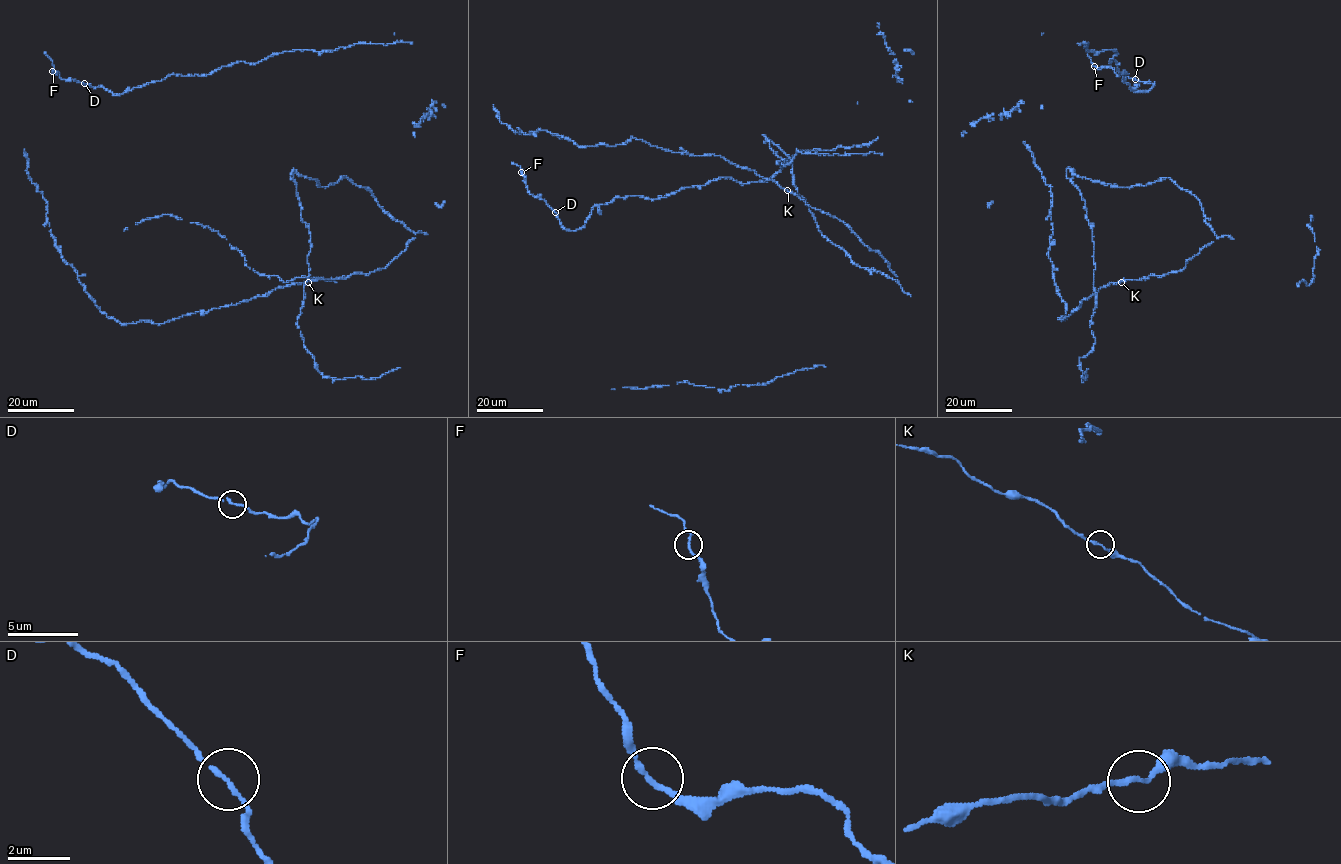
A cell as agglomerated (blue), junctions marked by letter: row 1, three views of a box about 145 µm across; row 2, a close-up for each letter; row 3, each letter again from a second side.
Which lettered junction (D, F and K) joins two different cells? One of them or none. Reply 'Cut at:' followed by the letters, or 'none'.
Cut at: none

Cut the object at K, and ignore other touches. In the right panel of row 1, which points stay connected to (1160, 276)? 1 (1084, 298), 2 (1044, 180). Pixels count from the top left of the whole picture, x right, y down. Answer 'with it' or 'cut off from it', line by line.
1: cut off from it
2: cut off from it

